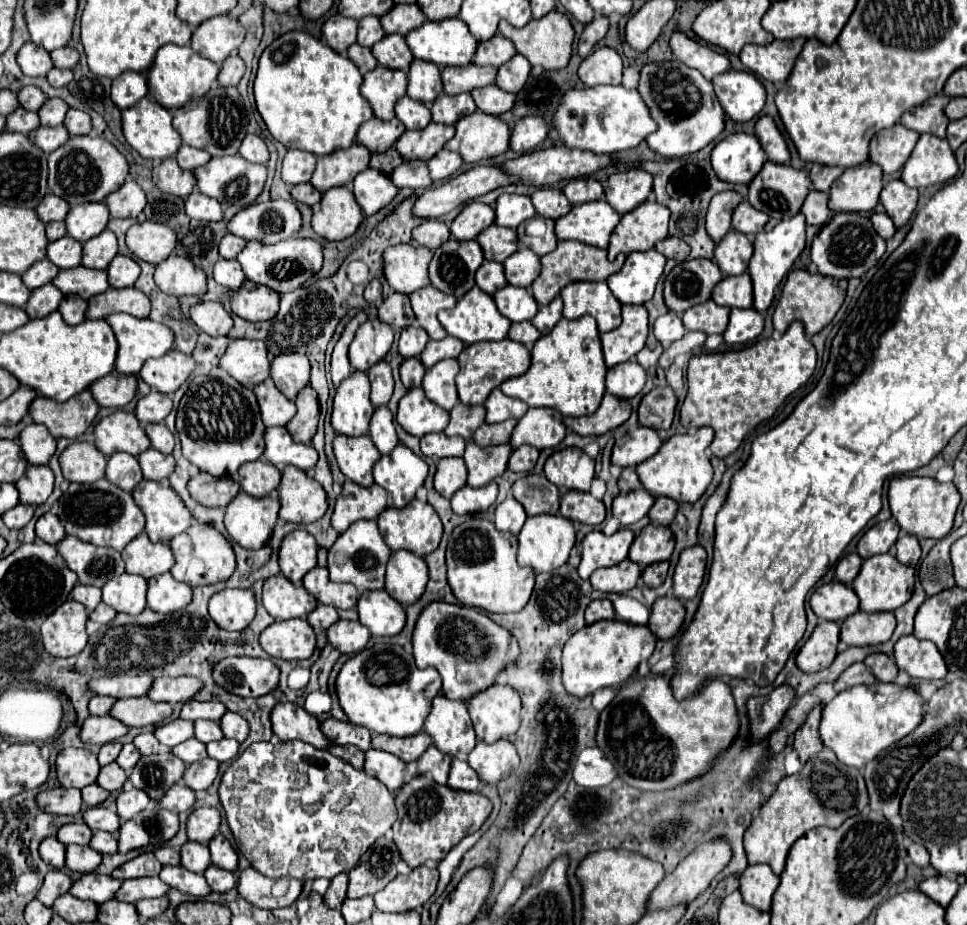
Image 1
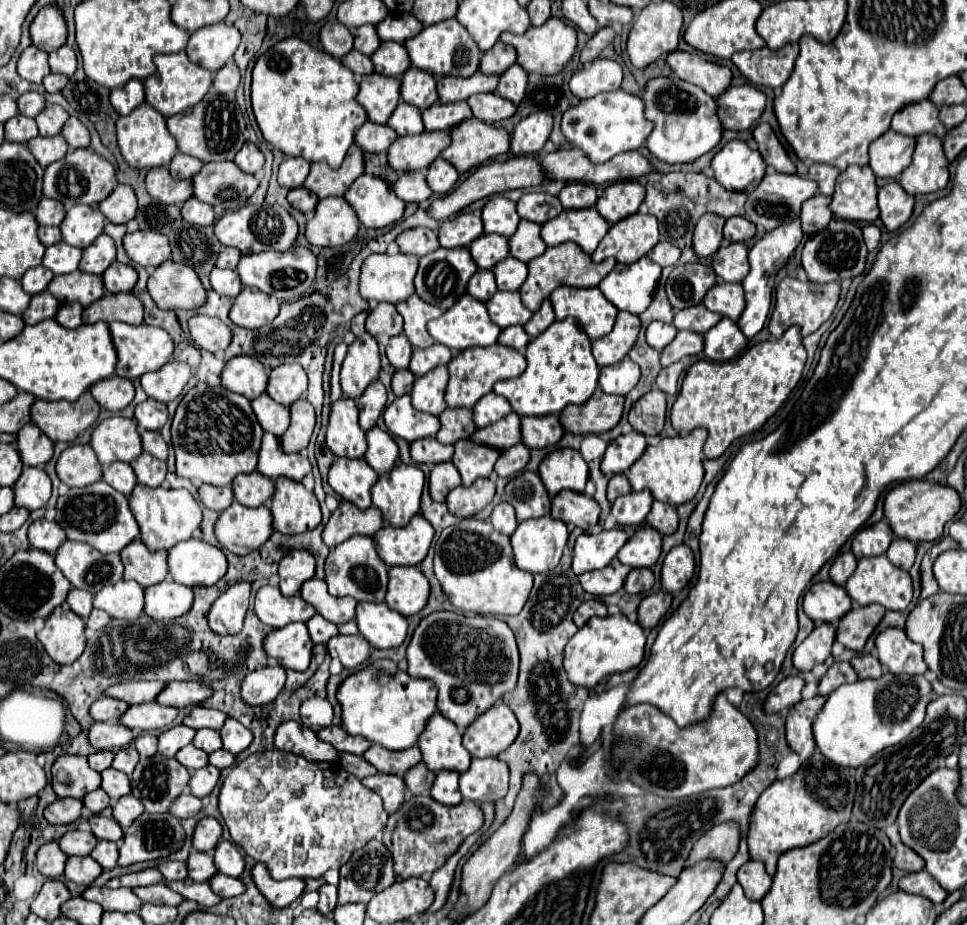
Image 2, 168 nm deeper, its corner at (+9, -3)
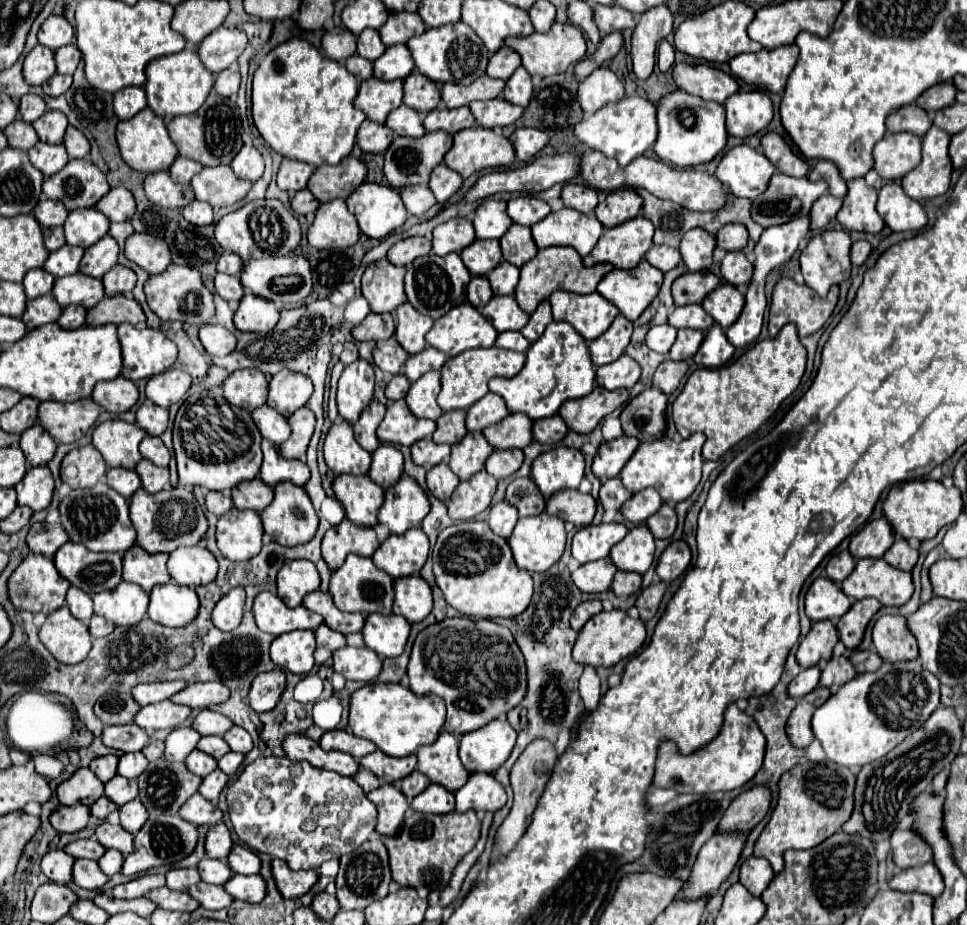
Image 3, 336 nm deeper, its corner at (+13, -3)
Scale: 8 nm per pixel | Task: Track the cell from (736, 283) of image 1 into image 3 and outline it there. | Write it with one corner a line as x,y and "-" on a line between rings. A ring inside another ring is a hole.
725,283
719,285
715,291
711,291
705,299
703,299
703,309
723,327
727,329
729,325
735,323
735,319
739,317
741,309
743,309
743,295
737,287

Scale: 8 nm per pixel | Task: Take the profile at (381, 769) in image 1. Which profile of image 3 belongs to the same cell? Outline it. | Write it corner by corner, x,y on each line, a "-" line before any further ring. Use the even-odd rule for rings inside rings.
381,783
377,789
367,793
369,801
375,803
379,817
377,817
377,831
381,835
395,835
401,829
403,815
407,811
405,795
393,783

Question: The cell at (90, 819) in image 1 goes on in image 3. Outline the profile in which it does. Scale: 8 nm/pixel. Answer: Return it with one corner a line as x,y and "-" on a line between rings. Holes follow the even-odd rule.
103,821
95,829
95,837
105,849
117,849
123,855
129,855
133,851
133,835
129,835
121,825
111,825

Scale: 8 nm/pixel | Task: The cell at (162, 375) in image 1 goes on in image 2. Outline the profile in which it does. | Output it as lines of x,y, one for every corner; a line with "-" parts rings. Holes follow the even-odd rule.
169,361
159,371
141,375
141,385
143,391
155,401
169,403
181,395
189,377
191,377
191,367
187,363

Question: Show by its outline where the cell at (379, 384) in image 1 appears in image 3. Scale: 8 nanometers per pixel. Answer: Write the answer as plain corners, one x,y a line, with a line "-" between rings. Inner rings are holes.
371,401
359,415
359,419
355,421
353,429
355,429
355,439
359,441
359,445
365,451
373,451
373,447
379,445
379,439
375,435
377,425
381,423
381,419
385,417
385,405
381,405
379,401

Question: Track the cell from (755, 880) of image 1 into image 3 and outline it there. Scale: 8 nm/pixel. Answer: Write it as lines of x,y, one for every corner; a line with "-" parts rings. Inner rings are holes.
749,857
747,861
743,861
741,871
739,871
739,881
747,887
747,891
755,897
759,897
763,893
763,889
769,885
769,881
773,879
773,869
769,867
769,863
765,859
759,857

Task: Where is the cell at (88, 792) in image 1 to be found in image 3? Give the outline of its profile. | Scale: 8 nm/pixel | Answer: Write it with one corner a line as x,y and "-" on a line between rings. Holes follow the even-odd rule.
99,797
89,809
91,809
91,815
93,815
93,817
97,817
97,819
103,821
111,811
117,809
117,805
115,805
113,801
109,801
107,797

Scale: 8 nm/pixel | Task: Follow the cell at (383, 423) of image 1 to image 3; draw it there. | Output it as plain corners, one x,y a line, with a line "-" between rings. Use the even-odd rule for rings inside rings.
381,443
373,453
371,453
371,469
369,477
379,483
383,489
391,487
397,483
397,479
403,473
403,455
399,449
395,449
389,443

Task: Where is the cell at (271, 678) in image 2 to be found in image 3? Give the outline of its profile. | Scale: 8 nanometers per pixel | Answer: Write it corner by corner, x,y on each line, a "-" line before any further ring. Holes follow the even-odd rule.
281,669
259,673
249,689
249,707
257,713
271,711
285,689
285,673

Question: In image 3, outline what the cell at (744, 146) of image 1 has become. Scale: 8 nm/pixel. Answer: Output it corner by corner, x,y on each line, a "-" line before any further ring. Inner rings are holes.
743,143
721,157
715,177
729,187
733,195
755,199
765,191
773,171
775,167
763,153

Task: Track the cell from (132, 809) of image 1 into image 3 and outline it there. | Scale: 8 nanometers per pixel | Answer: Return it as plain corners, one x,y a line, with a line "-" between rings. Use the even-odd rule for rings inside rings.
133,799
119,807
119,817
121,817
123,829
135,835
141,829
141,825
147,821
149,815
147,815
147,809
143,807
143,803
139,799

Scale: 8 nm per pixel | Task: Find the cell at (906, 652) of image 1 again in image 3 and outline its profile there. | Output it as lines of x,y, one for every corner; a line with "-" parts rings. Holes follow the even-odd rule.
883,615
873,627
873,645
883,661
911,661
917,659
917,641
907,629
905,617

